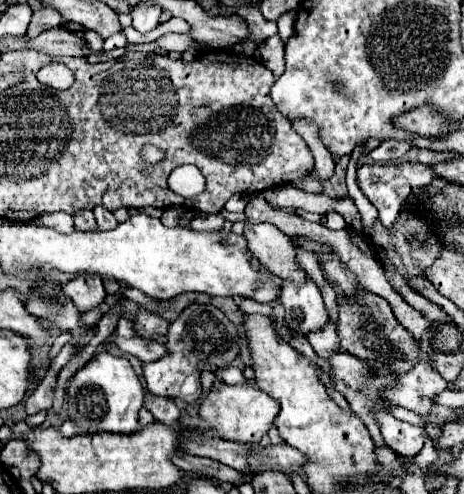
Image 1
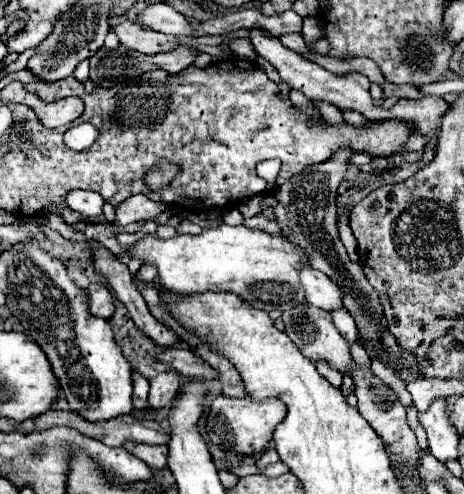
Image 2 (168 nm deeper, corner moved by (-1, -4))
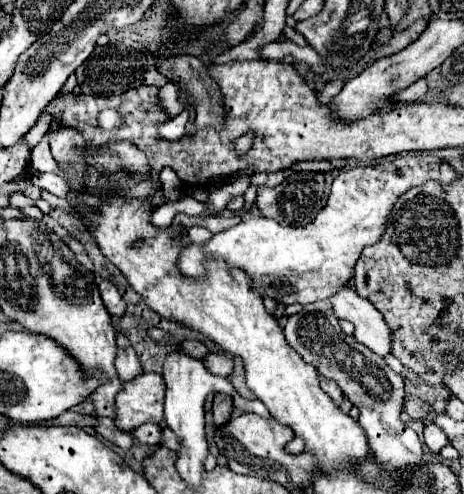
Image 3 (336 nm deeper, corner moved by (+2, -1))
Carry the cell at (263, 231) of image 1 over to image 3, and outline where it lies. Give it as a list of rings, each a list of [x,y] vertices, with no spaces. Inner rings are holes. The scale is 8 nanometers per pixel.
[[[350,286],[334,292],[328,302],[332,304],[332,312],[338,320],[348,320],[356,326],[354,338],[368,346],[378,356],[390,354],[390,332],[384,324],[384,318],[374,308],[372,302],[358,296],[358,292]]]

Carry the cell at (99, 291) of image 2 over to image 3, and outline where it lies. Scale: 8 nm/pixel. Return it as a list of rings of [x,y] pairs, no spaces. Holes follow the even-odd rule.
[[[102,280],[102,282],[100,282],[100,286],[98,286],[98,290],[100,290],[102,302],[104,302],[106,310],[110,312],[110,316],[120,318],[120,316],[124,314],[124,310],[126,310],[126,304],[124,304],[122,296],[118,294],[116,286],[114,286],[110,280]]]

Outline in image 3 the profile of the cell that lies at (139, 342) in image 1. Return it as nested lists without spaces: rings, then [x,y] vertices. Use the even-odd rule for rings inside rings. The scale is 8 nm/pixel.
[[[210,352],[206,358],[204,358],[204,366],[208,372],[216,374],[216,376],[230,376],[232,374],[232,360],[222,356],[222,354],[216,354],[216,352]]]

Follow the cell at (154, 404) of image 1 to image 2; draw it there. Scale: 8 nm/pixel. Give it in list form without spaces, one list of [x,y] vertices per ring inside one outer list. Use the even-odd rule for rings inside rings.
[[[133,369],[133,405],[137,411],[145,411],[147,393],[149,393],[149,381],[141,377],[137,369]]]

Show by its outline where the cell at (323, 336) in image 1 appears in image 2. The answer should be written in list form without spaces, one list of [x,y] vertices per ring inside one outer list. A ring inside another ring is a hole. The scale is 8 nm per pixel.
[[[319,361],[317,363],[317,371],[335,387],[335,389],[339,389],[341,387],[341,379],[343,379],[343,375],[341,373],[337,373],[337,371],[333,371],[325,361]]]

